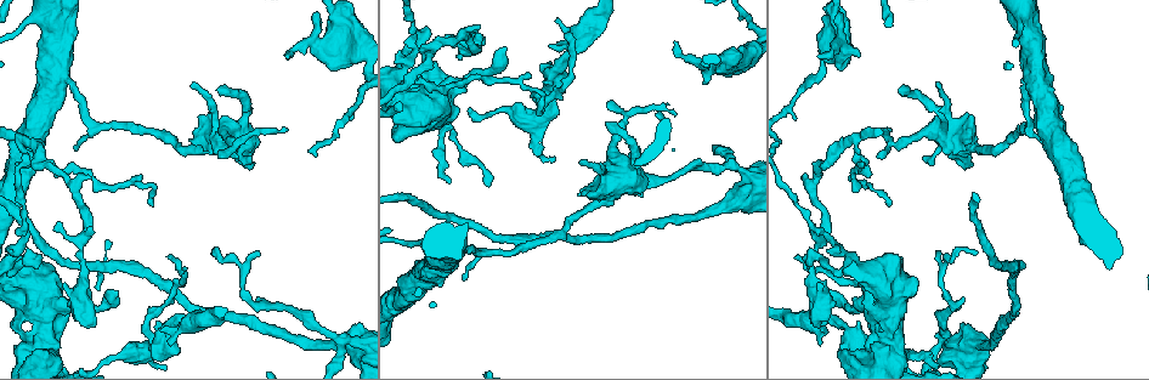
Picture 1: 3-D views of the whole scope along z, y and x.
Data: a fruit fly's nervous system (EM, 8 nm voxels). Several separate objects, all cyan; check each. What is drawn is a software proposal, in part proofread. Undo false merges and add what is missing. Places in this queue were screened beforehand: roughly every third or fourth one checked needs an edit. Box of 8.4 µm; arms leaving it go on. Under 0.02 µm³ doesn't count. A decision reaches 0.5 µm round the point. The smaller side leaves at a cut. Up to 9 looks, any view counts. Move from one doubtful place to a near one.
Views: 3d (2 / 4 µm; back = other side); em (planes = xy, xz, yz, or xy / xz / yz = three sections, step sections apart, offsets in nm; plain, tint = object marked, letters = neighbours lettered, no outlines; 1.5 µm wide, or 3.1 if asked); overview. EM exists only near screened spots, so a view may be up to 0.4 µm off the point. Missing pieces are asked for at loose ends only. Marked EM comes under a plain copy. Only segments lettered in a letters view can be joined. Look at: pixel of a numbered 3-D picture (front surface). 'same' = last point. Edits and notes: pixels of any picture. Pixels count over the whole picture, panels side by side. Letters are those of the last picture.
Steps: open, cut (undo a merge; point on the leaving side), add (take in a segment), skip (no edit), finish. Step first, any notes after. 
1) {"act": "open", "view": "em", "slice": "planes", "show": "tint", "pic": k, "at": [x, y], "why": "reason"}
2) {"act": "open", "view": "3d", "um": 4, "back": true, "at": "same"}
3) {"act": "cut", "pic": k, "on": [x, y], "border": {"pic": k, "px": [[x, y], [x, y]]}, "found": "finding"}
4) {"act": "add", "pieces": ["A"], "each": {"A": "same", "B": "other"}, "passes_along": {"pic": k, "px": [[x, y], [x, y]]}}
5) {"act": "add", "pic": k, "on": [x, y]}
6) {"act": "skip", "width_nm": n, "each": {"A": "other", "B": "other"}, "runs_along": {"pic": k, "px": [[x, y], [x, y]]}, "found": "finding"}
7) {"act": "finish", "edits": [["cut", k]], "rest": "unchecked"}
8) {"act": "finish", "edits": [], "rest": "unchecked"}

{"act": "open", "view": "3d", "um": 4, "back": true, "pic": 1, "at": [1033, 73]}

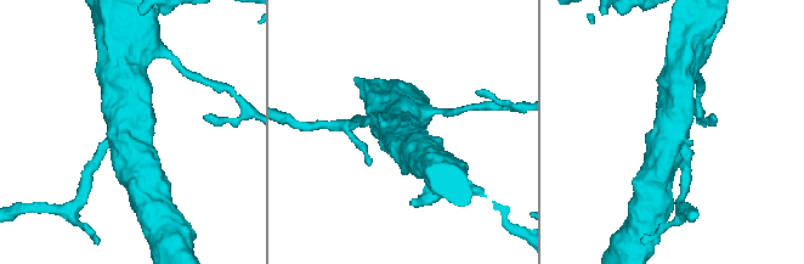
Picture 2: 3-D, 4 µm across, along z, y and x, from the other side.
{"act": "open", "view": "em", "slice": "planes", "show": "tint", "pic": 2, "at": [674, 131], "arms": 3, "arm_widths_nm": [170, 480, 500], "why": "now the EM"}

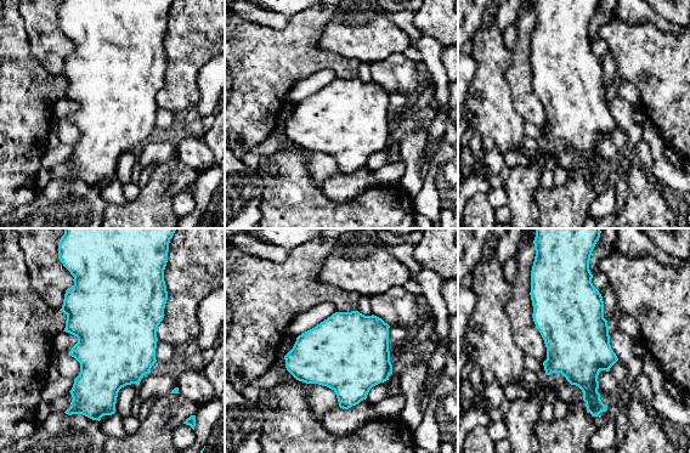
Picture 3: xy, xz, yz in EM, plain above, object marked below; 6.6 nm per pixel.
{"act": "open", "view": "em", "slice": "planes", "show": "letters", "at": "same"}

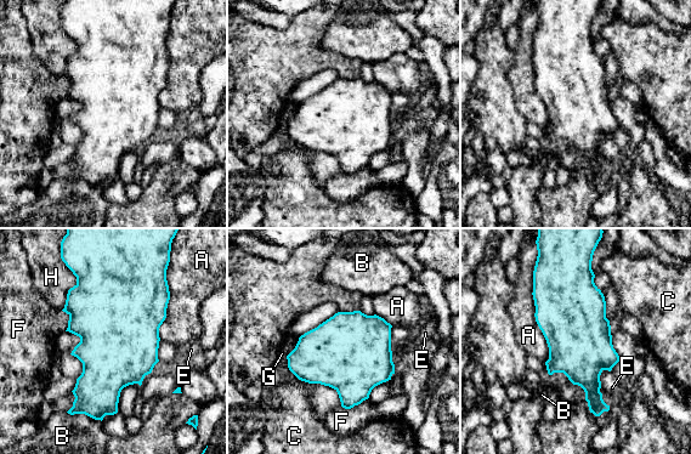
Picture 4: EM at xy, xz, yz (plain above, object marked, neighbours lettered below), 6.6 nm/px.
{"act": "skip", "each": {"A": "other", "B": "other", "C": "other", "E": "other", "F": "other", "G": "other", "H": "other"}, "border": {"pic": 4, "px": [[367, 398], [350, 408], [341, 407]]}, "found": "all the same neuron"}

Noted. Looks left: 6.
{"act": "open", "view": "3d", "um": 4, "pic": 1, "at": [948, 345], "why": "sharp bend"}

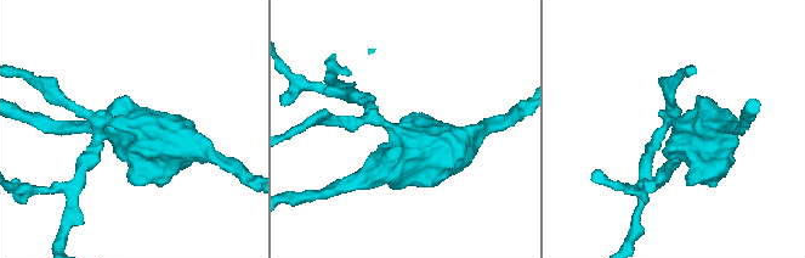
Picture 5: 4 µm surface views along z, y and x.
{"act": "open", "view": "em", "slice": "xz", "step": 8, "show": "tint", "pic": 5, "at": [389, 129], "why": "shape alone is not enough"}

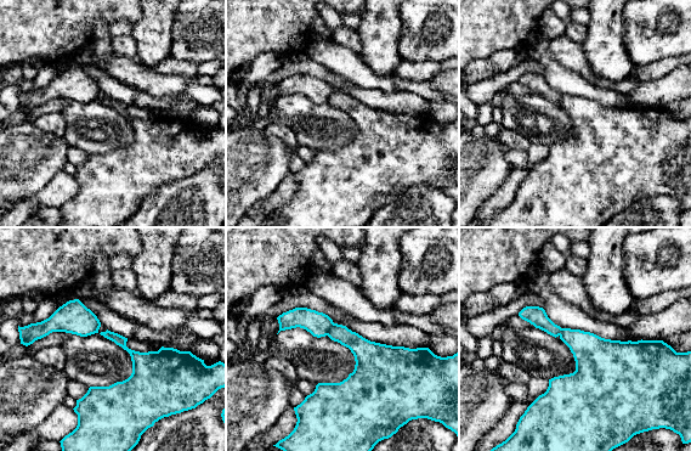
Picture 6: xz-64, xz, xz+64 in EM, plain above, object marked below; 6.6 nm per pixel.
{"act": "open", "view": "em", "slice": "planes", "show": "letters", "at": "same"}

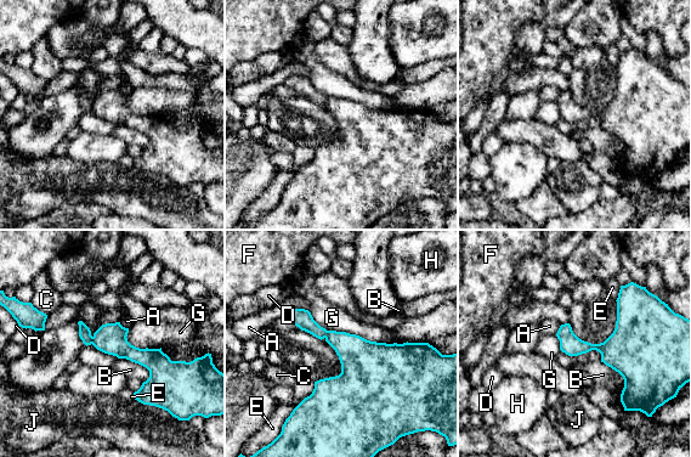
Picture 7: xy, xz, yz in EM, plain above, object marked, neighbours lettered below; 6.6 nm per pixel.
{"act": "cut", "pic": 7, "on": [84, 331], "each": {"A": "other", "B": "other", "C": "other", "D": "other", "E": "other", "F": "other", "G": "other", "H": "other", "J": "other"}, "border": {"pic": 7, "px": [[91, 337], [92, 343]]}, "found": "a second neuron is stuck on"}

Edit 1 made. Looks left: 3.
{"act": "open", "view": "em", "slice": "xy", "step": 8, "show": "tint", "pic": 1, "at": [675, 115], "why": "branch stops here"}

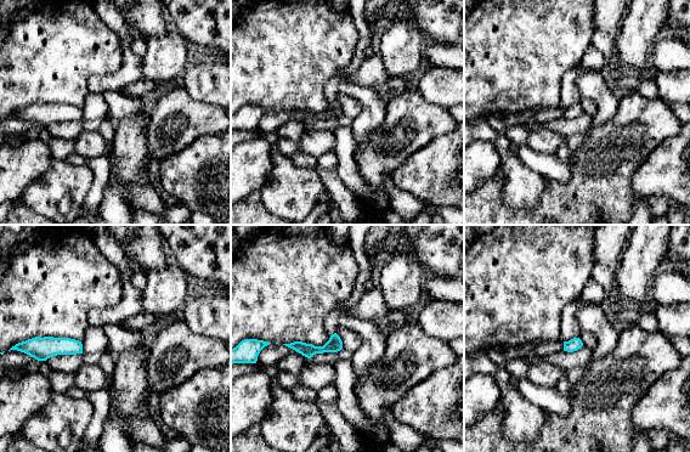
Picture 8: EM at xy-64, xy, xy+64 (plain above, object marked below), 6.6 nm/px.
{"act": "open", "view": "em", "slice": "planes", "show": "letters", "at": "same"}

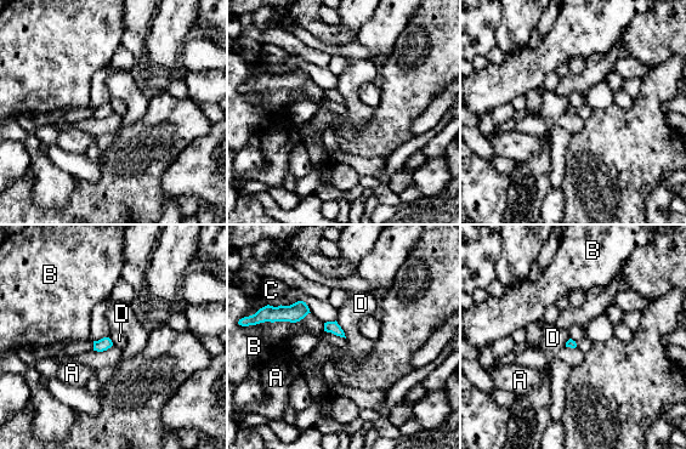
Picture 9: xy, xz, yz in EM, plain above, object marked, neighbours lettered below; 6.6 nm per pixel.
{"act": "skip", "each": {"A": "other", "B": "other", "C": "other", "D": "other"}, "border": {"pic": 9, "px": [[335, 320], [346, 337]]}, "found": "no lettered segment goes on from it"}

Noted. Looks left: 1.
{"act": "finish", "edits": [["cut", 7]], "rest": "unchecked"}

